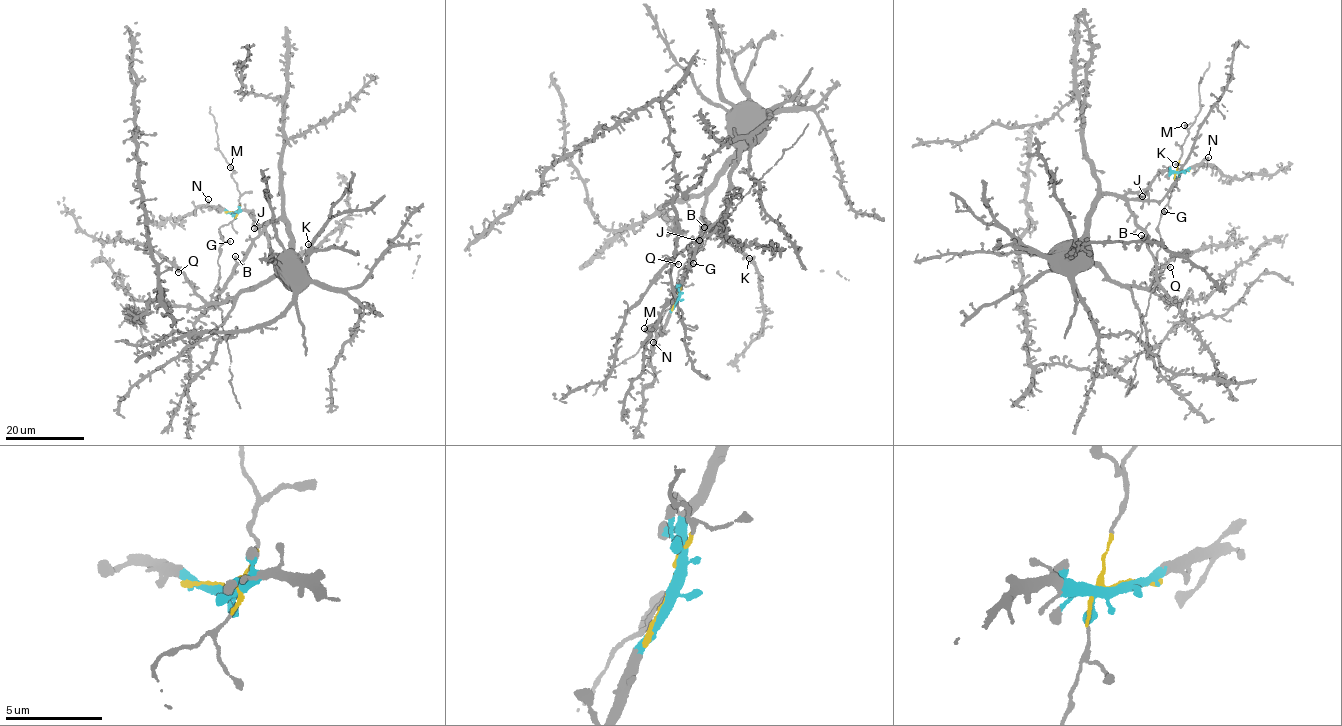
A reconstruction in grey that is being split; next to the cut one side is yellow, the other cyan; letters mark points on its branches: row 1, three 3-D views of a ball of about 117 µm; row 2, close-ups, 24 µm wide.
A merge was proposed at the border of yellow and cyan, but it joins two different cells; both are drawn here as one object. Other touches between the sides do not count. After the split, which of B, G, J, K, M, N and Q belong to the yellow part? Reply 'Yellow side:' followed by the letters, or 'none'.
Yellow side: G, M

